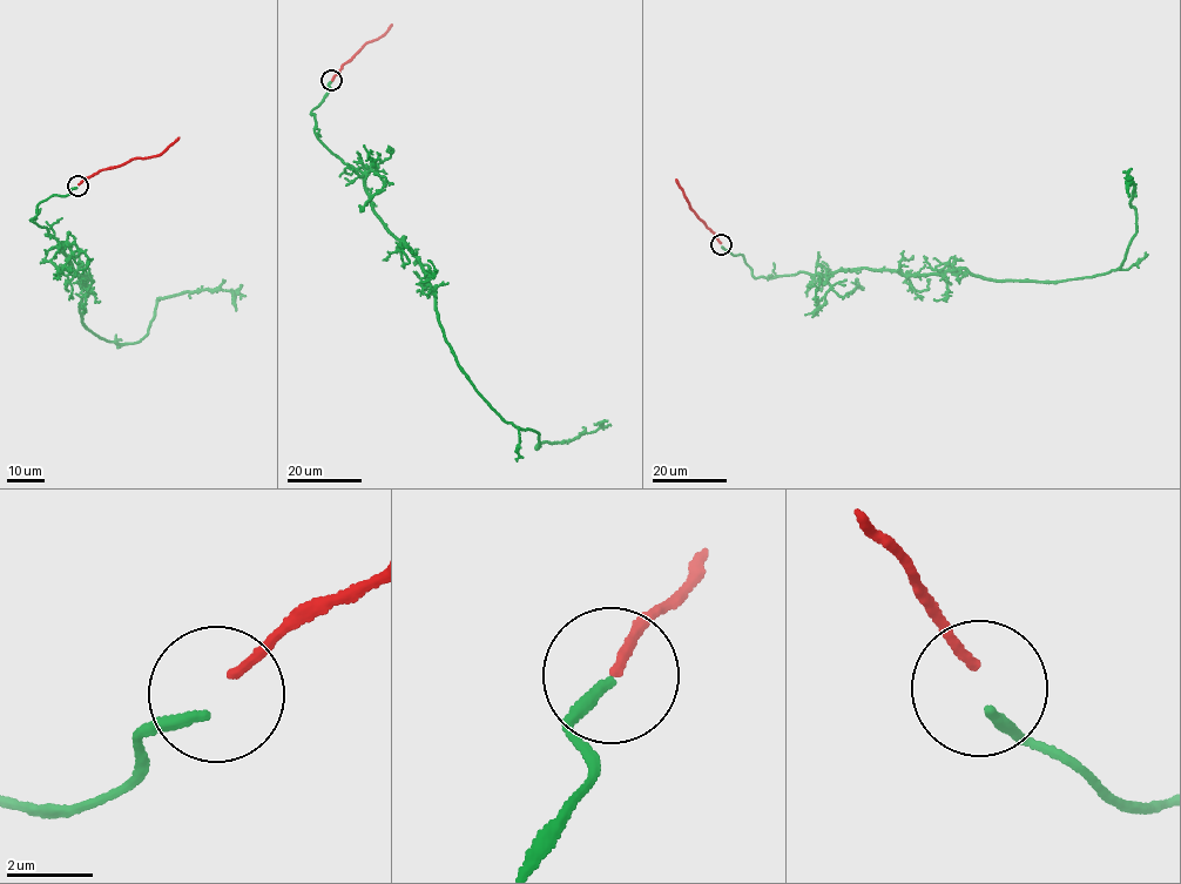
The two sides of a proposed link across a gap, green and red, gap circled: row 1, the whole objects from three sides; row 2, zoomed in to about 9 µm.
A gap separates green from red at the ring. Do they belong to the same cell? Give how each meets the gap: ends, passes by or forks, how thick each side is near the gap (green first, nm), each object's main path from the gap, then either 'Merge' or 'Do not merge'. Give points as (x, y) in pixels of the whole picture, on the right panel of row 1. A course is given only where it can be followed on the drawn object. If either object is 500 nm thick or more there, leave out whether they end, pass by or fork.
At the ring green ends. At the ring red ends. Thickness 240 nm (green) against 200 nm. Course of green: (721, 247), (754, 277), (963, 269), (1060, 282), (1124, 262), (1135, 234), (1133, 179), (1129, 196). Course of red: (721, 243), (690, 208), (676, 179). Do not merge

